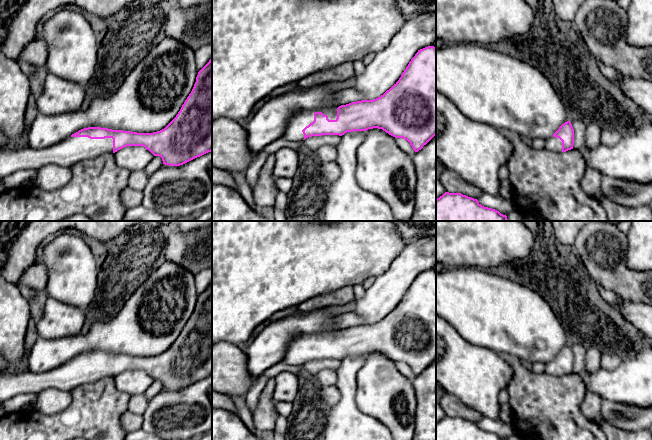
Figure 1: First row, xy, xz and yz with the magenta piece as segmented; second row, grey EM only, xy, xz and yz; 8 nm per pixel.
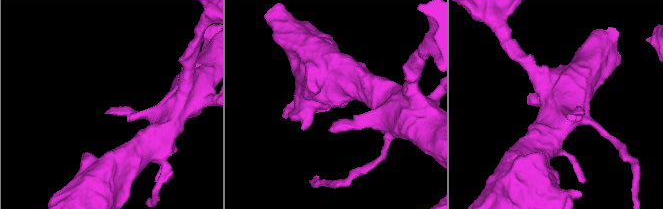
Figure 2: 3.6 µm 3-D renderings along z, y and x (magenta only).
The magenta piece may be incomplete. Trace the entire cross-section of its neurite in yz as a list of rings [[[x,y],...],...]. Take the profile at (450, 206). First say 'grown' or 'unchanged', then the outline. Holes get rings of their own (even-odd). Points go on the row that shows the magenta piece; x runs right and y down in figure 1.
unchanged; [[[445,192],[436,199],[436,221],[508,221],[499,211],[482,206],[477,199]]]

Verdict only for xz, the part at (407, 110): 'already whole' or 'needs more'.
needs more

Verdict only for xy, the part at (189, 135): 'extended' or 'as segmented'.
extended

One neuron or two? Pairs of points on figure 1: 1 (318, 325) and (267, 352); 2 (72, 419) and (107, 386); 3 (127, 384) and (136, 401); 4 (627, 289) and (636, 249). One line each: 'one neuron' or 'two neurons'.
1: one neuron
2: one neuron
3: two neurons
4: two neurons

